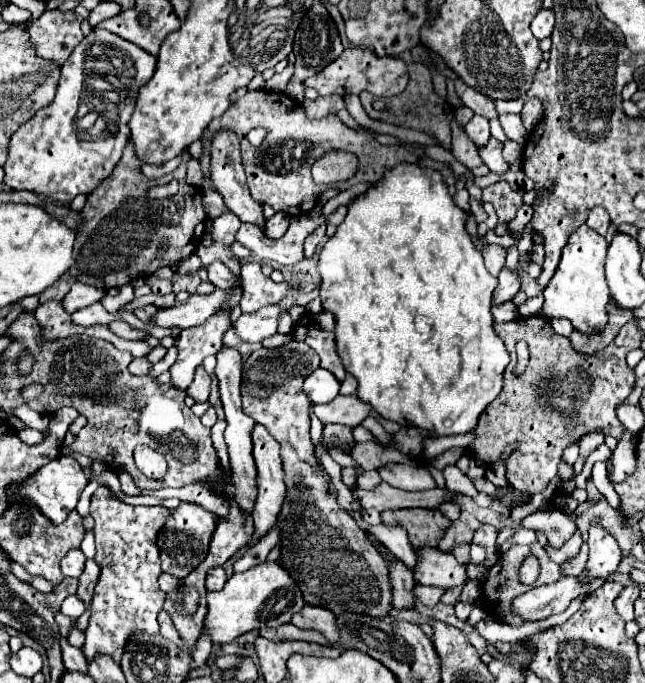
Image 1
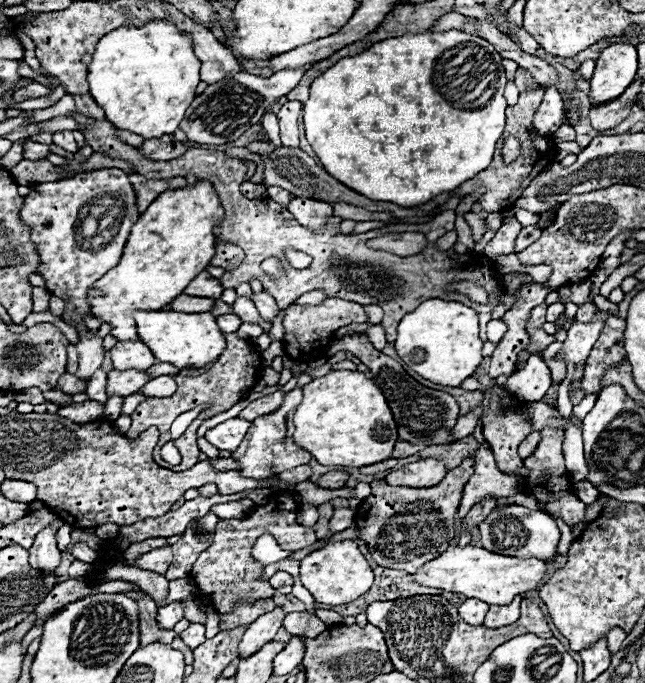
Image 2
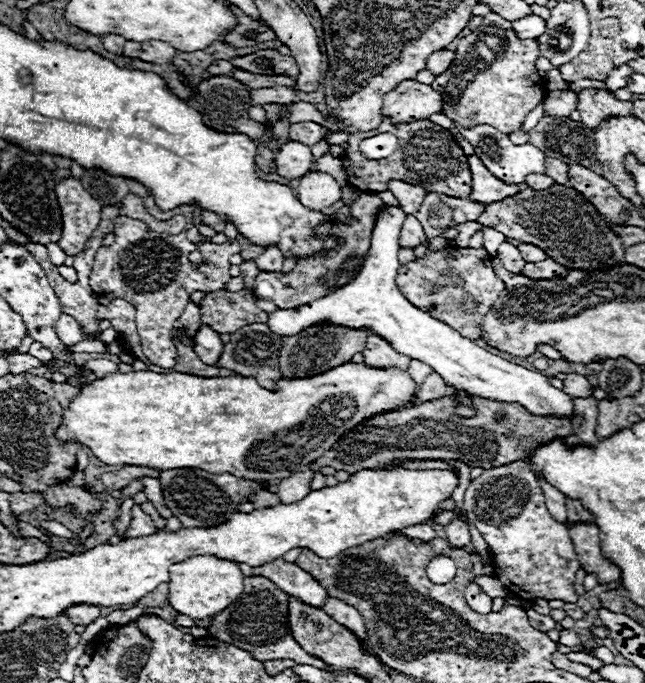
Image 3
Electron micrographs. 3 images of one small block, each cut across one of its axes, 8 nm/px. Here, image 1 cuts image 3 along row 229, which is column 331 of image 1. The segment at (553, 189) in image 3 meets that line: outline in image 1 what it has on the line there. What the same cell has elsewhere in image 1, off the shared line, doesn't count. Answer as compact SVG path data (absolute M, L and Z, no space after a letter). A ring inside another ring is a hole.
M294 340L288 348L254 350L242 368L244 412L264 424L282 446L284 480L288 482L288 494L276 522L280 526L282 566L300 586L306 604L326 606L334 614L358 612L382 618L392 610L386 560L380 558L356 520L338 506L338 496L328 492L328 482L310 440L310 400L302 390L302 382L318 366L316 350Z

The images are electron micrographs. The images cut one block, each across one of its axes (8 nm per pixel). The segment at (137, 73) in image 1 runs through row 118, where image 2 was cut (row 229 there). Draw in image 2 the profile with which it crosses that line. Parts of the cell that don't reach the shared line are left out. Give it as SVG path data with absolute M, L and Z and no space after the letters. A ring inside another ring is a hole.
M108 168L108 170L90 172L90 174L76 174L76 178L36 184L34 190L30 190L30 194L24 198L24 204L20 206L20 220L26 226L30 226L30 232L32 232L30 240L36 244L36 252L40 256L40 266L36 268L36 272L46 280L46 288L54 296L60 296L66 302L64 320L84 322L82 316L90 316L90 304L86 298L88 288L118 264L122 256L122 248L128 240L128 232L132 224L138 220L136 198L134 198L128 174L118 168ZM106 194L118 194L126 206L126 214L116 234L116 242L108 242L98 252L82 250L76 242L78 212L82 206L88 204L88 200L96 196L106 196Z

